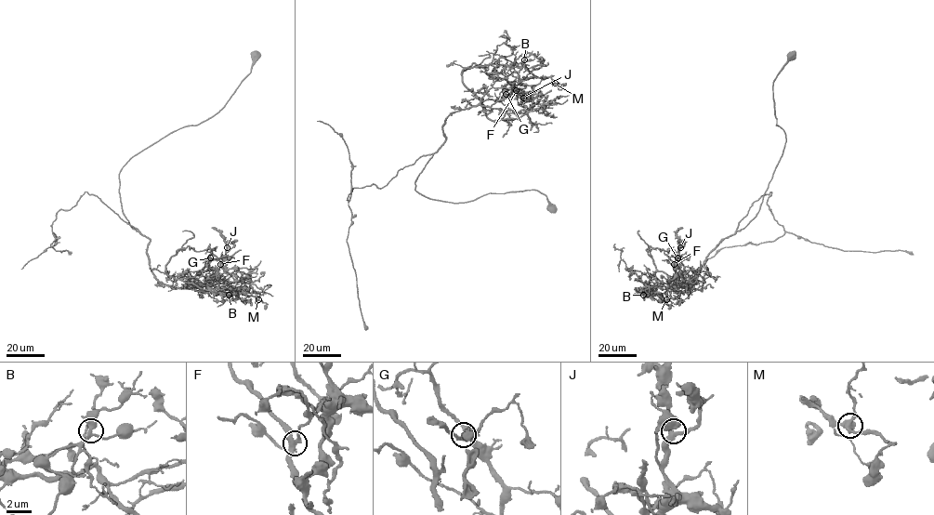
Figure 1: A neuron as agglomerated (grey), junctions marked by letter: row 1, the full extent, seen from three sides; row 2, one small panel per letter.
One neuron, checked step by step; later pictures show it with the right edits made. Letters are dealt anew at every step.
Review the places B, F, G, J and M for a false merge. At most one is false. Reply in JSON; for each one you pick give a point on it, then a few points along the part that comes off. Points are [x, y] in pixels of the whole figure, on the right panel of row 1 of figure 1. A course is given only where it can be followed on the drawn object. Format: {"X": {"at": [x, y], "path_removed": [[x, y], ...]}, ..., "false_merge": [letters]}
{"F": {"at": [674, 264], "path_removed": [[674, 264], [663, 249], [650, 246], [655, 268], [669, 276], [698, 272], [703, 279], [701, 290], [680, 273]]}, "false_merge": ["F"]}

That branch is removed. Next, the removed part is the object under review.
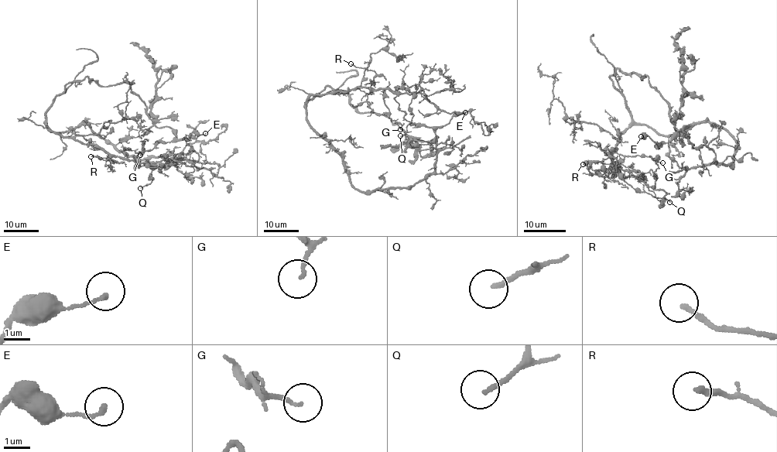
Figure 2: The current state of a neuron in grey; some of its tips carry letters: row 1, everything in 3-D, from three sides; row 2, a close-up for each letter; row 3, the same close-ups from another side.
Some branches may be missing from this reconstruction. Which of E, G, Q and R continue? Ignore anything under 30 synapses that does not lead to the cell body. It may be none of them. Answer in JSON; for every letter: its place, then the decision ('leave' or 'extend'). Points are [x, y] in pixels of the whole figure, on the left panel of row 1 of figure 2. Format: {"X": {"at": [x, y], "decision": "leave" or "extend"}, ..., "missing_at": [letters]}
{"E": {"at": [205, 133], "decision": "leave"}, "G": {"at": [140, 155], "decision": "leave"}, "Q": {"at": [140, 188], "decision": "leave"}, "R": {"at": [90, 156], "decision": "leave"}, "missing_at": []}

